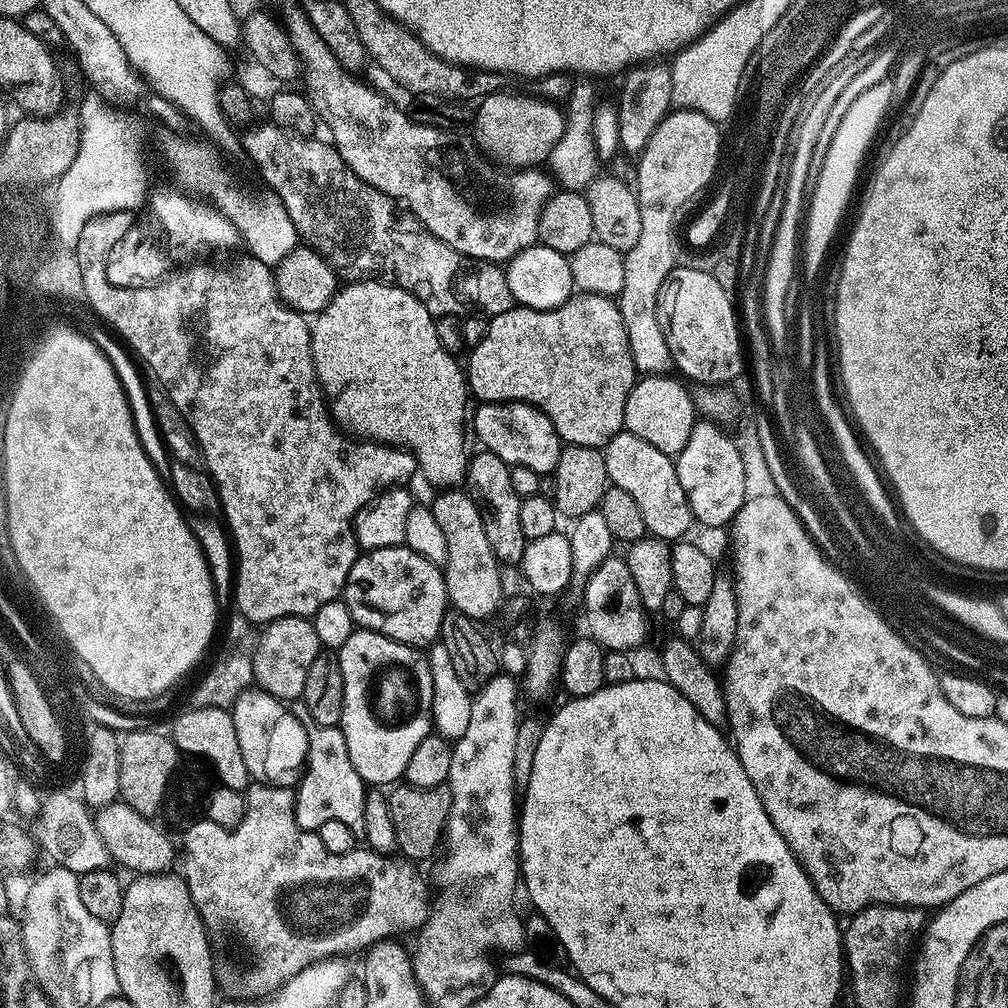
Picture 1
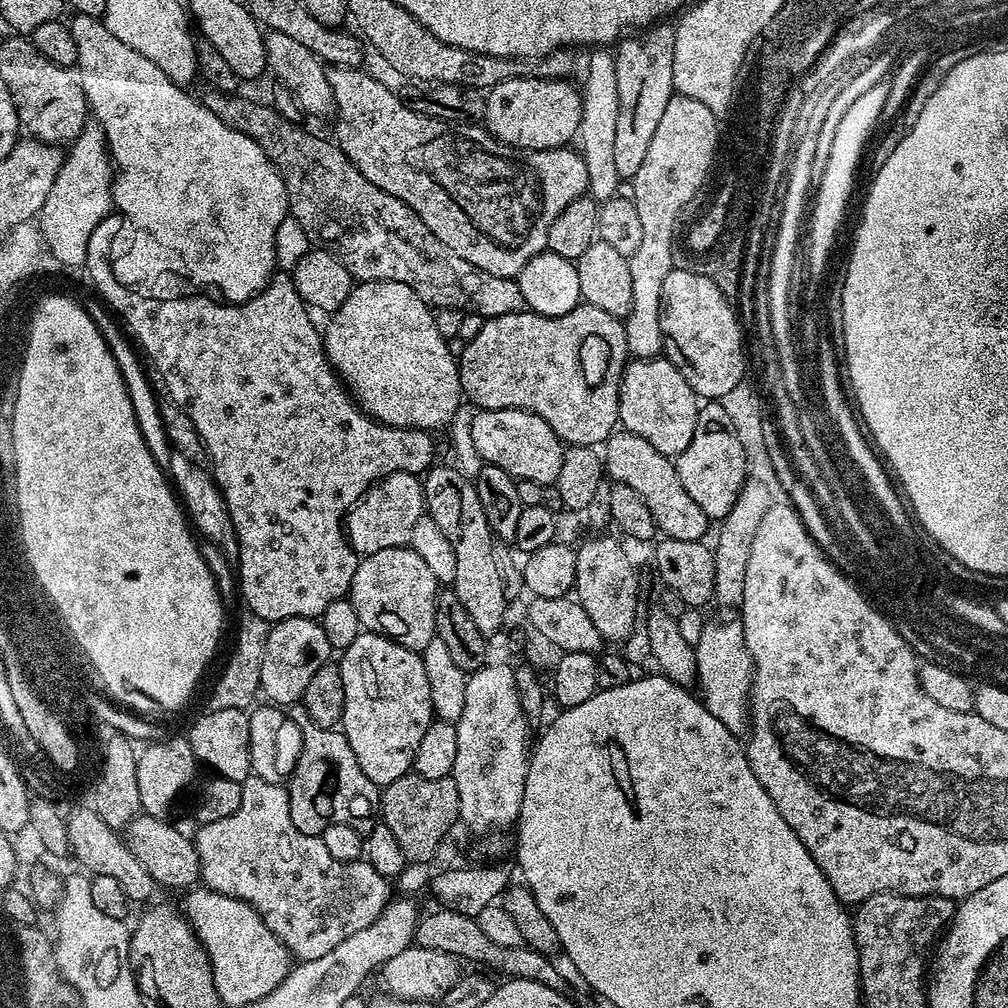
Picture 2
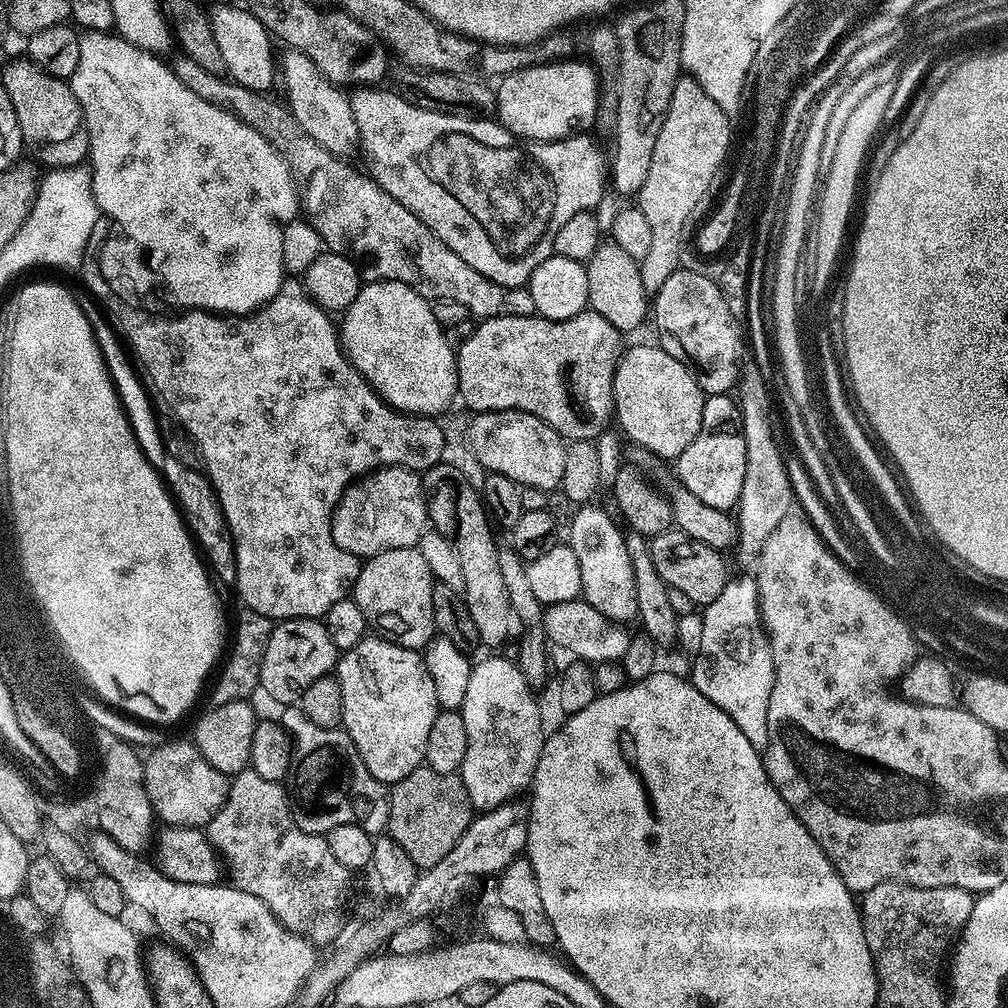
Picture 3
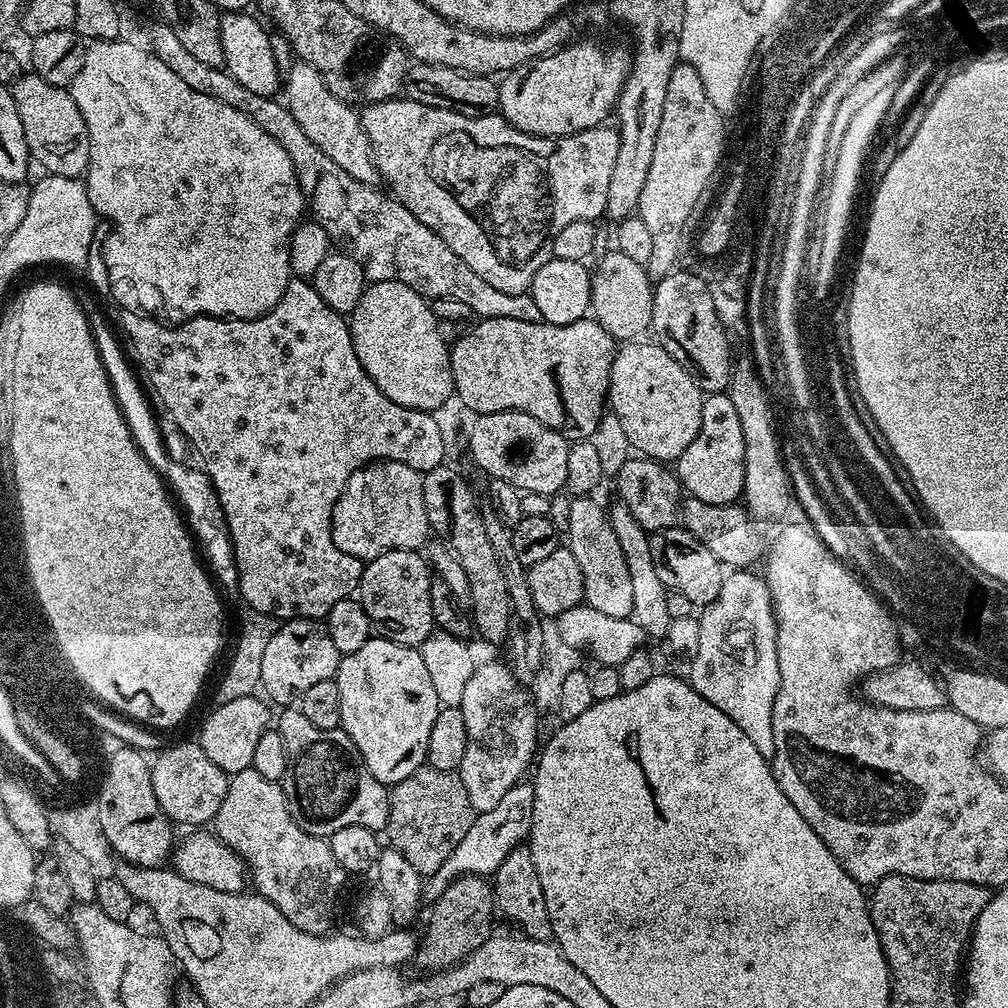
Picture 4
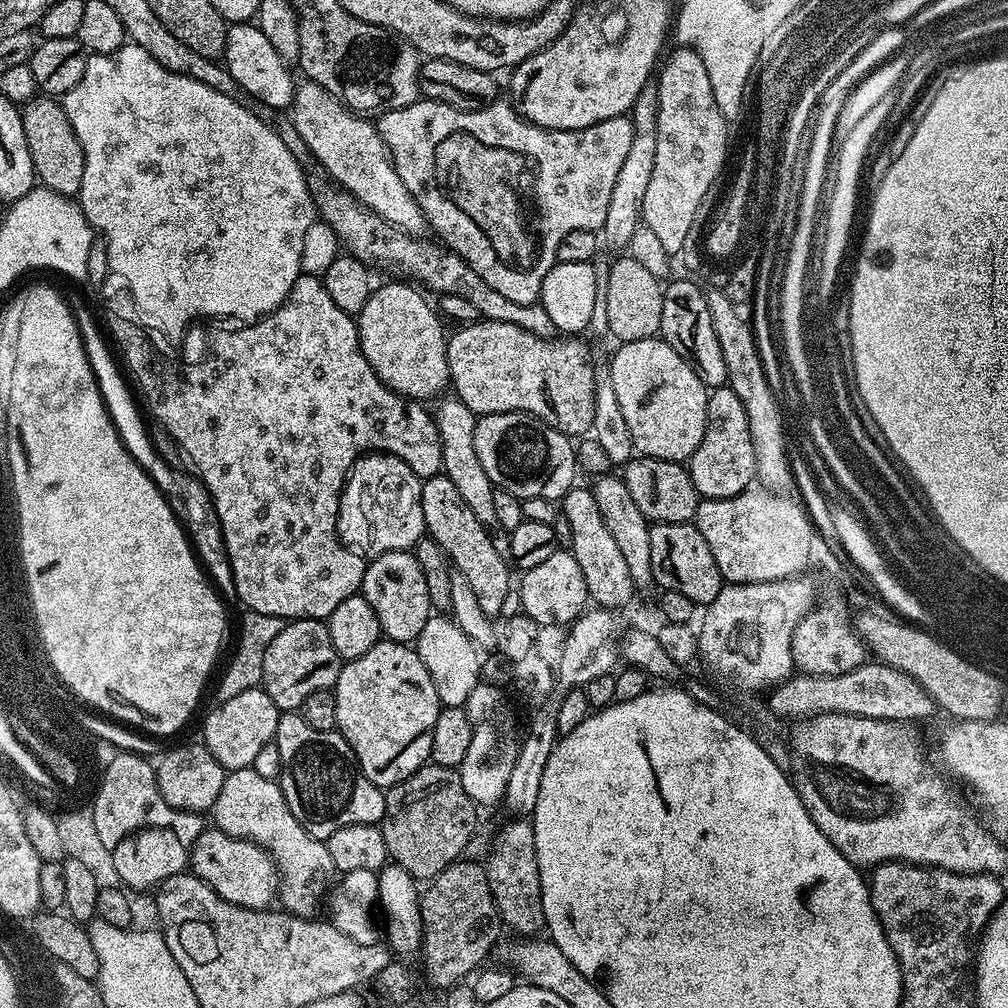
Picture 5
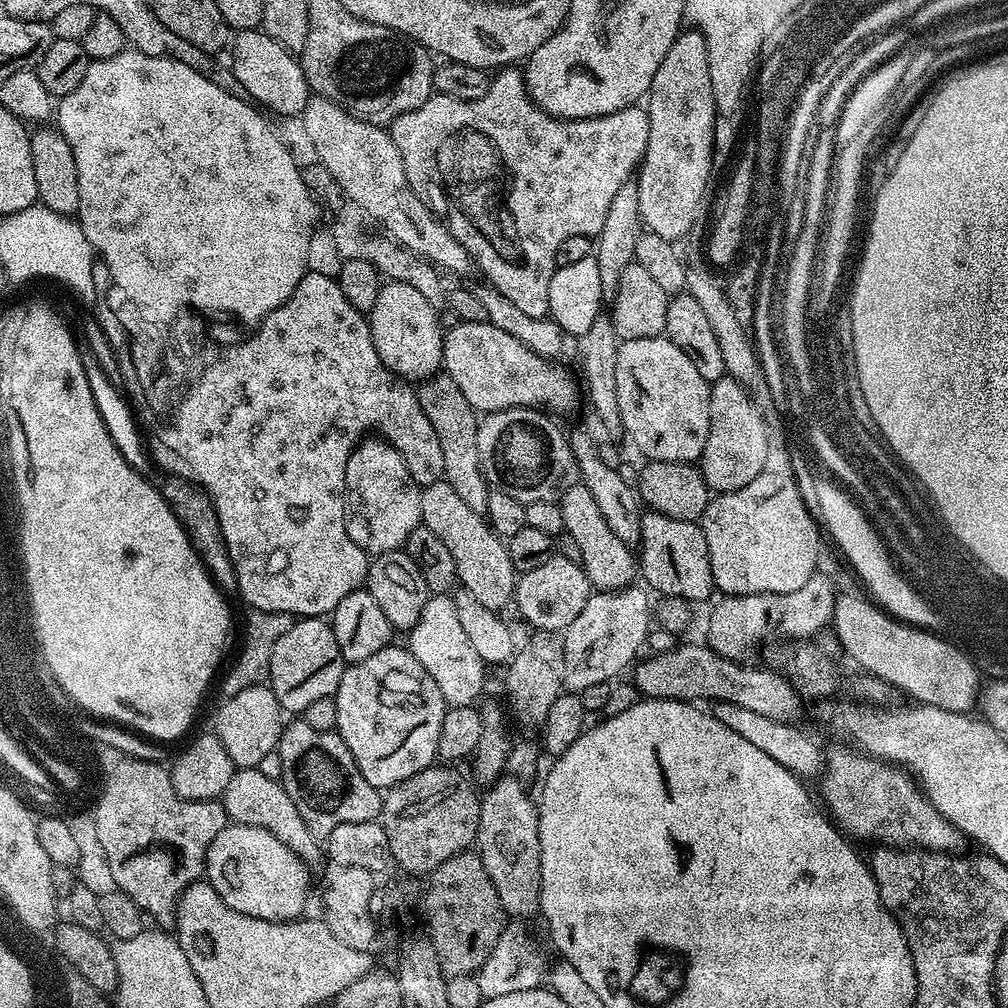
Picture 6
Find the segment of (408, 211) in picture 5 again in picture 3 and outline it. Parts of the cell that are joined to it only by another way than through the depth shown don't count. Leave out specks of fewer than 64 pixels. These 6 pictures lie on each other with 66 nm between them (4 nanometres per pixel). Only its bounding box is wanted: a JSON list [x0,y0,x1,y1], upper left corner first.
[278,48,358,154]

